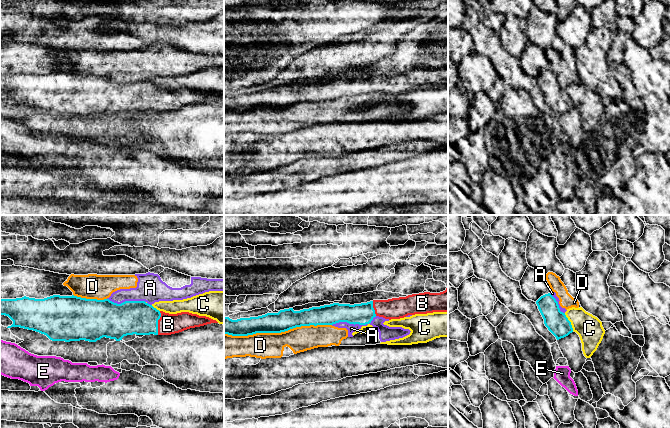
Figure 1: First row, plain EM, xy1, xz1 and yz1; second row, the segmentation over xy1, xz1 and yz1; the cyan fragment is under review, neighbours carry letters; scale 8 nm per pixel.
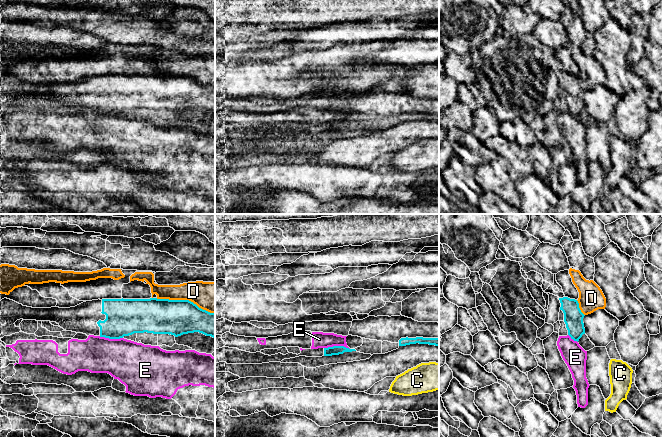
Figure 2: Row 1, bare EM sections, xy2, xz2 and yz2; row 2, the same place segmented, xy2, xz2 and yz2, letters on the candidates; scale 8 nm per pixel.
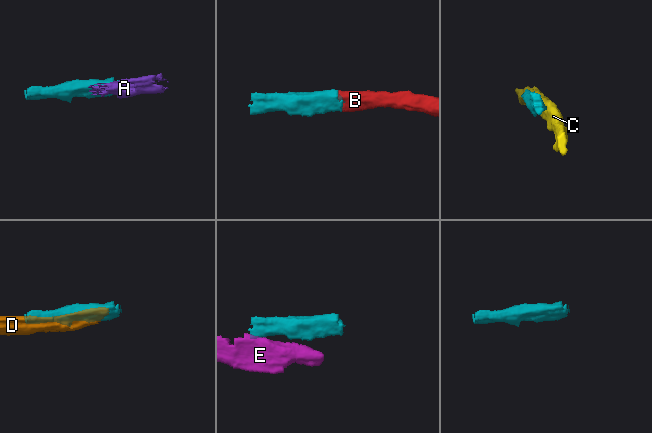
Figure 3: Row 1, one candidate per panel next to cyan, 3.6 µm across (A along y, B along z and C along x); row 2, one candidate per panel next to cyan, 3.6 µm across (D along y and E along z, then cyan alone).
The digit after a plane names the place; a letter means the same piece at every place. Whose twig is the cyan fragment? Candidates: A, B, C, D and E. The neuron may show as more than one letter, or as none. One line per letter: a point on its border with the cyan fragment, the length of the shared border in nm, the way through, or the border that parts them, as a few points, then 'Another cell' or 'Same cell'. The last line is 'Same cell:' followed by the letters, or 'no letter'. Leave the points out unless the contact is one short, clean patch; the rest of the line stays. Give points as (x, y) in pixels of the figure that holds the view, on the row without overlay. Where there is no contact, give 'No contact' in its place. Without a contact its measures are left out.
A: Touches cyan at xz1 (354, 100). Shared border 360 nm. Another cell
B: Touches cyan at xy1 (157, 99). Shared border 190 nm. Path across: xy1 (130, 93), (139, 93), (157, 99), (168, 100). Same cell
C: Touches cyan at yz1 (570, 98). Shared border 160 nm. Another cell
D: Touches cyan at xz1 (277, 108). Shared border 850 nm. Another cell
E: Touches cyan at xz2 (337, 122). Shared border 200 nm. Boundary: xz2 (324, 123), (345, 122), (349, 125). Another cell
Same cell: B

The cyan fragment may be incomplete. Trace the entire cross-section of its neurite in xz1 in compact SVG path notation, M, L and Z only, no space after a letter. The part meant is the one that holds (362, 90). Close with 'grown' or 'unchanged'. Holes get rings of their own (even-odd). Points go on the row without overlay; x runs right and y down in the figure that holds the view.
M448 63L440 69L424 68L354 81L333 79L300 87L289 84L278 89L237 96L224 93L224 110L248 112L281 109L301 102L333 101L339 98L366 101L376 92L391 96L433 88L448 88Z | grown

